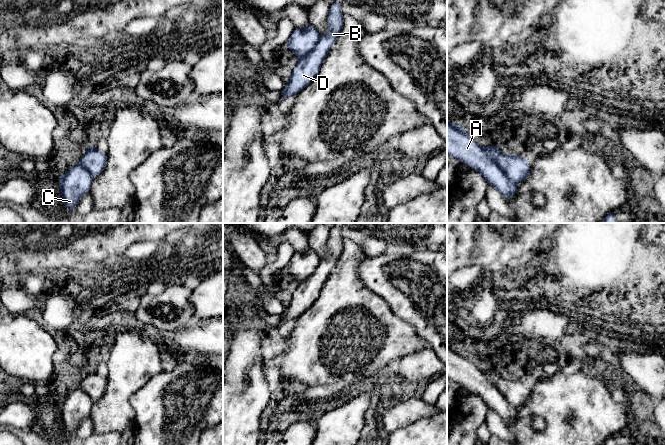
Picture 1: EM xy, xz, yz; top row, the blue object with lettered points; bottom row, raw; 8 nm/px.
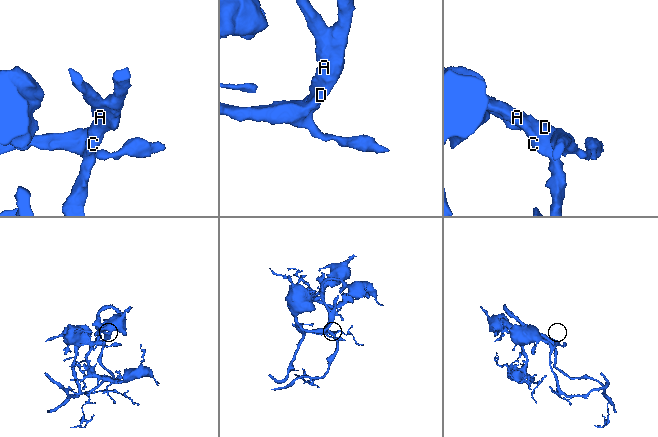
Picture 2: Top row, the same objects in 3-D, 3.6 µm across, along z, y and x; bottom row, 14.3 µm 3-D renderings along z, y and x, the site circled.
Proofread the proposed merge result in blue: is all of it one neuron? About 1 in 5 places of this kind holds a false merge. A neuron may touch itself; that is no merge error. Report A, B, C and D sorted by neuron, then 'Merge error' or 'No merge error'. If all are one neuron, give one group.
Groups: A B C D. No merge error

